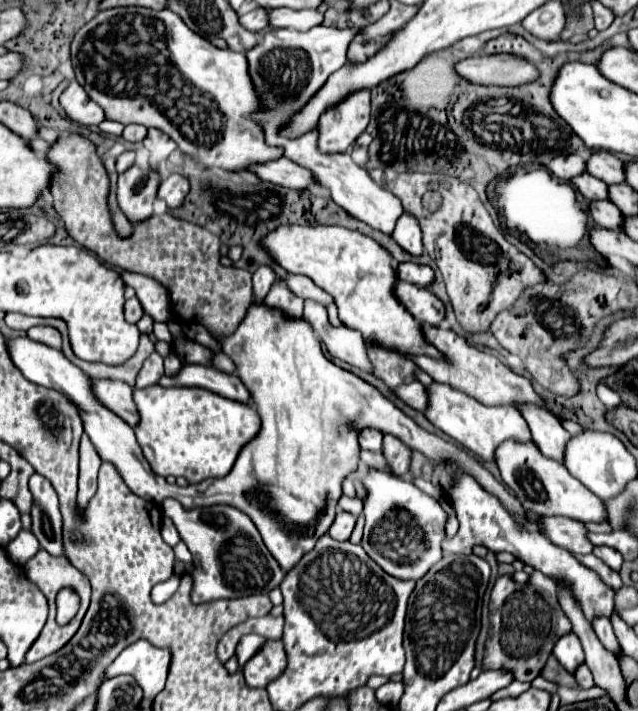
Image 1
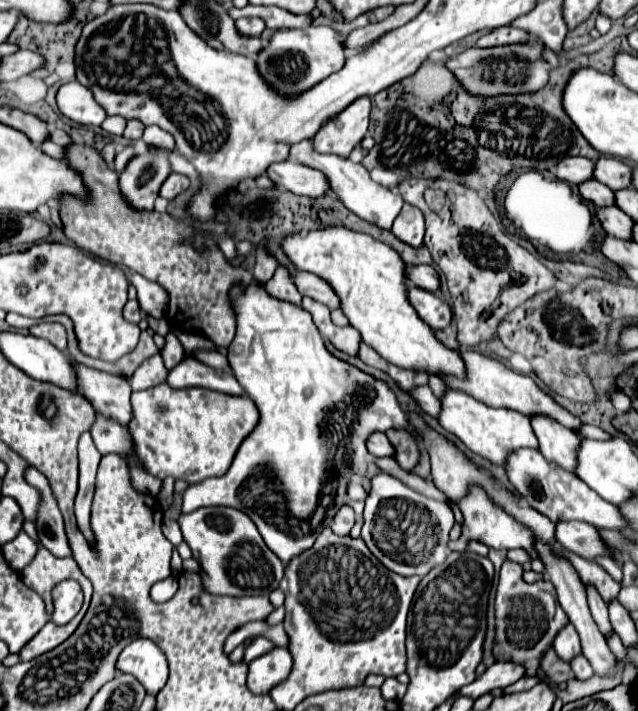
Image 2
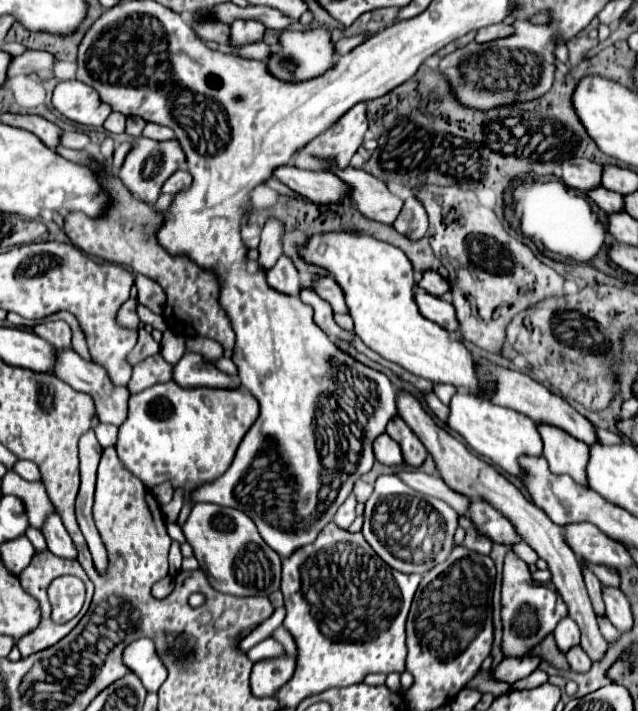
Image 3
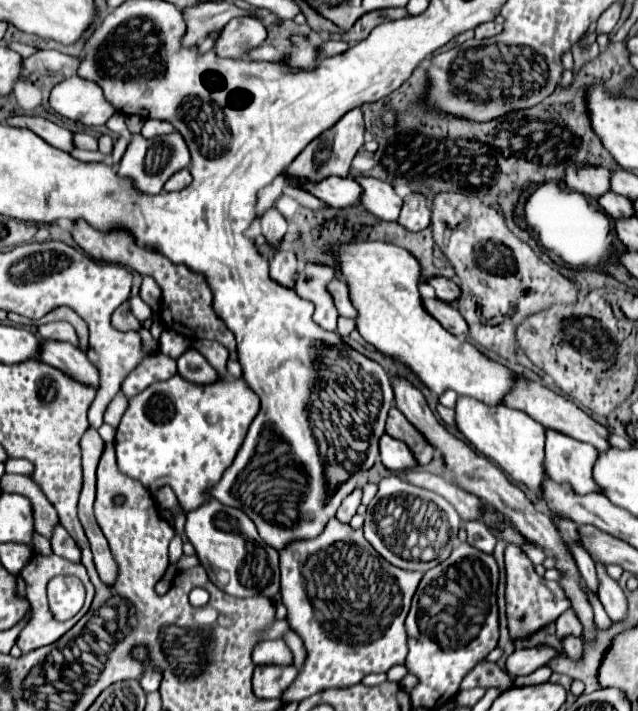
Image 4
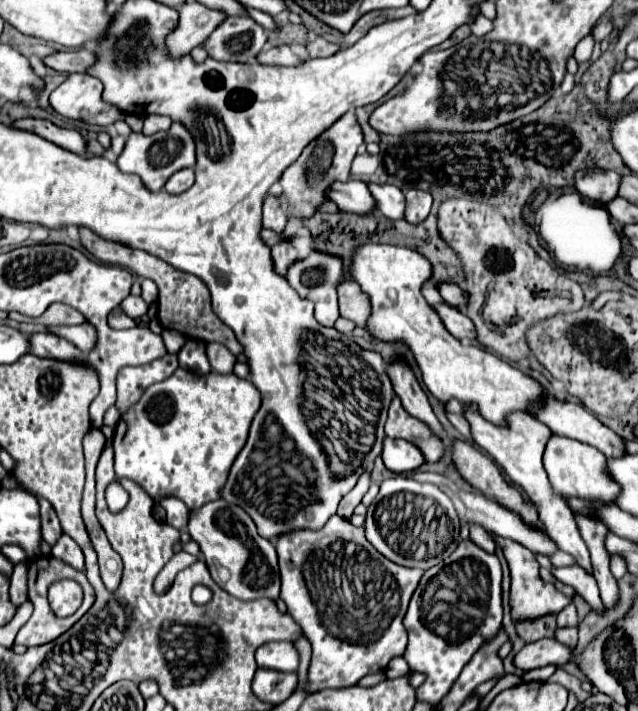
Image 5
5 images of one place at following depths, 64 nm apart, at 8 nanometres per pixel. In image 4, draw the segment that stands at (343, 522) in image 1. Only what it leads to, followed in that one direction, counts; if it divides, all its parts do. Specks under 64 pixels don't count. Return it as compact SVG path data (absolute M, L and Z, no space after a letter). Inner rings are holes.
M358 486L352 494L348 494L348 496L342 500L342 504L340 504L338 512L336 512L336 518L338 518L340 522L348 524L350 518L356 514L356 508L360 506L360 498L362 498L362 488Z

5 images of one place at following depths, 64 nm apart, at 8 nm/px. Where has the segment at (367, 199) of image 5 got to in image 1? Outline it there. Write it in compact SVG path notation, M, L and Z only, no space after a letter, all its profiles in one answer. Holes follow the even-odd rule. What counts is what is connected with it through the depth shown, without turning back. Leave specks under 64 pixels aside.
M288 158L258 164L252 168L252 172L256 172L264 182L272 182L290 190L308 190L310 186L318 184L318 180L314 180L314 174L308 168L302 168Z

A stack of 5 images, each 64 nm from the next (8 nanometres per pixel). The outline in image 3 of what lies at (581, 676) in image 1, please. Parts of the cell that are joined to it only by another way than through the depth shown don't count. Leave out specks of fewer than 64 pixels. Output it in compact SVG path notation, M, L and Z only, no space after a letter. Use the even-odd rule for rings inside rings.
M580 646L568 650L568 652L566 652L566 658L568 658L570 668L576 670L576 672L586 672L586 670L590 668L590 664L592 664L592 660L586 656L586 652L582 652Z

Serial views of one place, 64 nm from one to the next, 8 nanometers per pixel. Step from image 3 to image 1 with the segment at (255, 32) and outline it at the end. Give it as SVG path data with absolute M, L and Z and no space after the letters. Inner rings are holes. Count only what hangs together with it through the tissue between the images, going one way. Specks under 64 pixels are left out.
M256 8L256 10L240 16L240 24L250 32L260 32L268 26L268 16L266 16L264 8Z

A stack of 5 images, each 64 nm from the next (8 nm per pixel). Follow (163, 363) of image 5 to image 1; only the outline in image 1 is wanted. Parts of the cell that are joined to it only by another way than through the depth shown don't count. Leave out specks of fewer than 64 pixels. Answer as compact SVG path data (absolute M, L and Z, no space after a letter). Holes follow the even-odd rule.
M154 352L142 366L142 370L138 372L136 378L136 386L134 388L146 388L156 384L160 378L164 376L164 364L162 364L162 356L158 352Z

